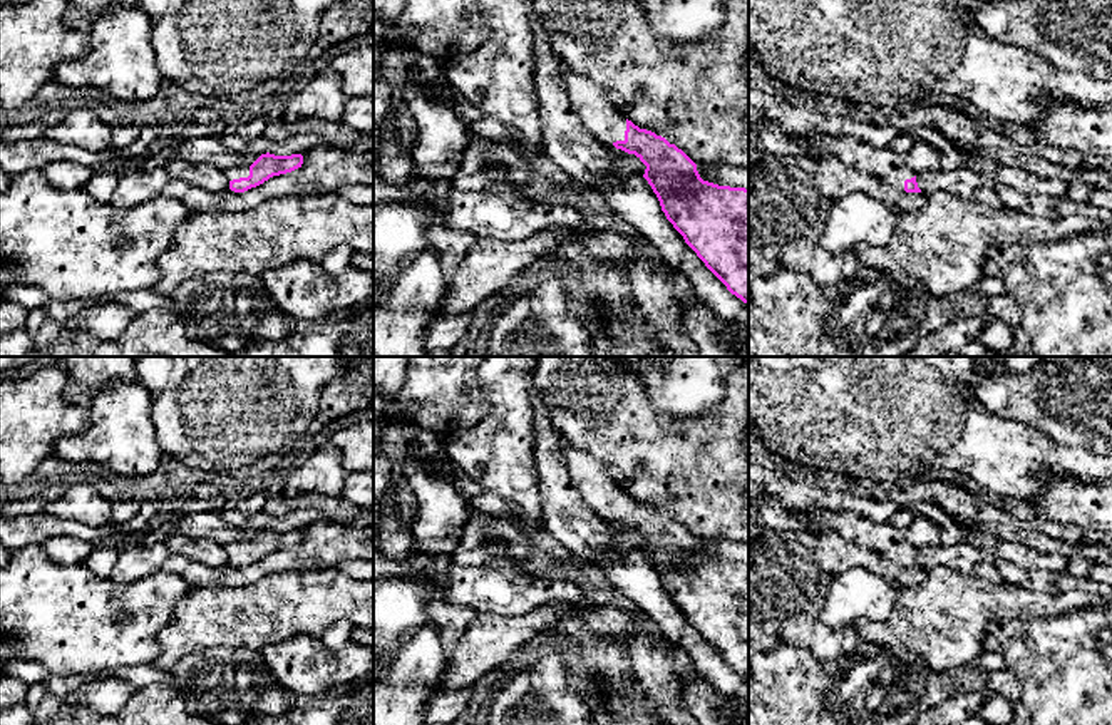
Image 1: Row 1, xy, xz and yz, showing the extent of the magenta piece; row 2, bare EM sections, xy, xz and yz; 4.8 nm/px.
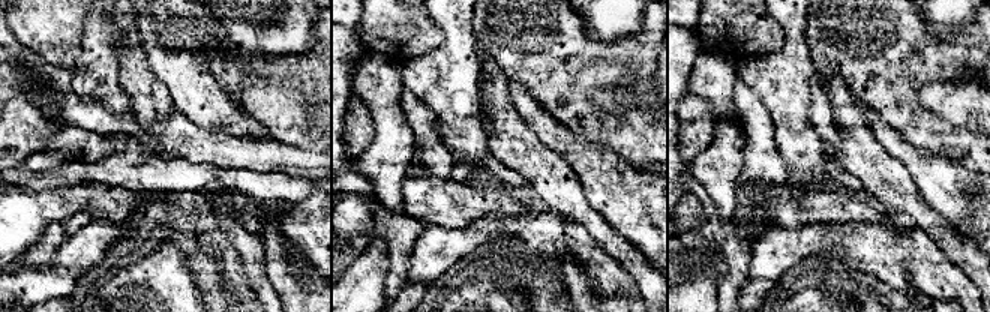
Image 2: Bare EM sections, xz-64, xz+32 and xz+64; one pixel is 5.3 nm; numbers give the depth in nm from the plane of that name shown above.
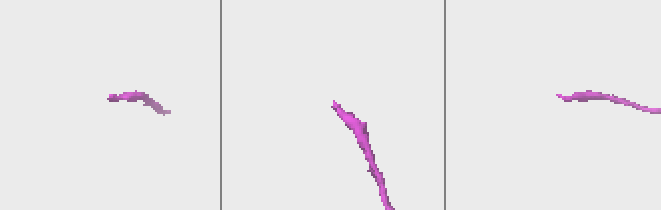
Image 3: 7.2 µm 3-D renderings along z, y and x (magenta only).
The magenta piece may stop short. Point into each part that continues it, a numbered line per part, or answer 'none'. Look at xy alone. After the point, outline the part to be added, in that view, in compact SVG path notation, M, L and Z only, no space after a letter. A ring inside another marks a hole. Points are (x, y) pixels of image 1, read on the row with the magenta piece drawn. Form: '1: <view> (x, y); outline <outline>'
1: xy (238, 171); outline M238 164L238 166L231 166L231 167L224 169L223 172L228 177L228 181L248 177L250 176L250 166Z

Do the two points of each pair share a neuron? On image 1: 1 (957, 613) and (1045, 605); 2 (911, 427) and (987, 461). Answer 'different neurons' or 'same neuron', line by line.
1: same neuron
2: same neuron

